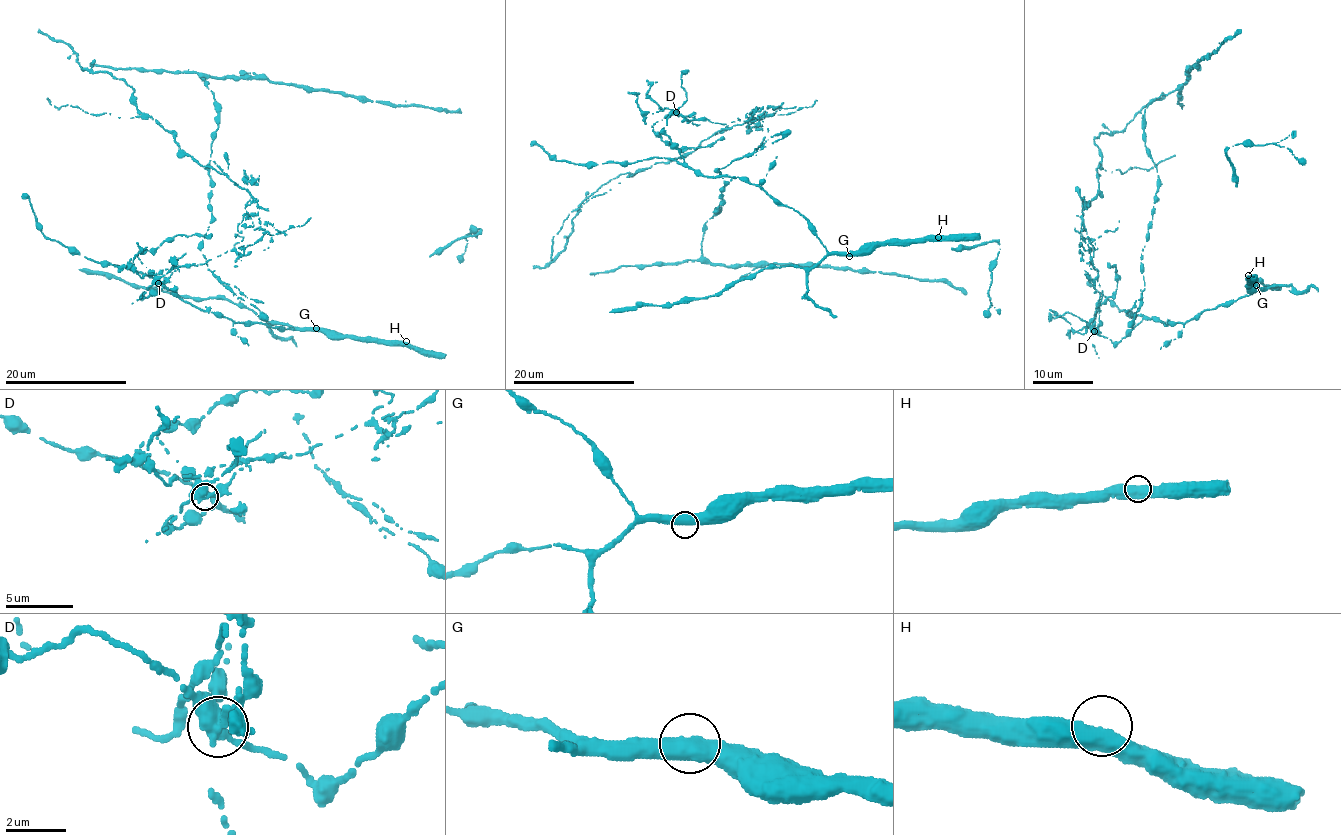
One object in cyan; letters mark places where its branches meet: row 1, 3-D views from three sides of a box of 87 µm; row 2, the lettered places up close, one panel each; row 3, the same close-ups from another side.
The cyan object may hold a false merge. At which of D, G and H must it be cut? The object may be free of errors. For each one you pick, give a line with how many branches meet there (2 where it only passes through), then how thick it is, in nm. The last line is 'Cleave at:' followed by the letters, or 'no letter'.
D: 2 | 440 nm
Cleave at: D

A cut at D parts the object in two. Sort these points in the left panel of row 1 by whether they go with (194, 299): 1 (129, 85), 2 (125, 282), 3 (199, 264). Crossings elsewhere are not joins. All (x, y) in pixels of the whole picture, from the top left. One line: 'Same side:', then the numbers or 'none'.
Same side: 2

